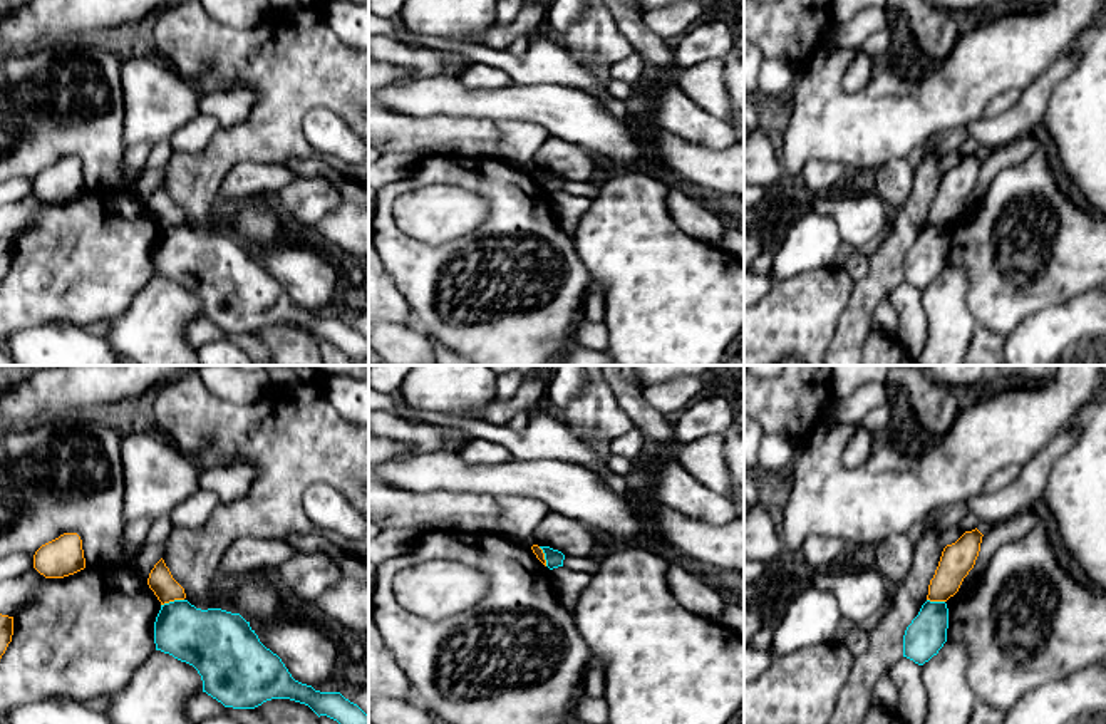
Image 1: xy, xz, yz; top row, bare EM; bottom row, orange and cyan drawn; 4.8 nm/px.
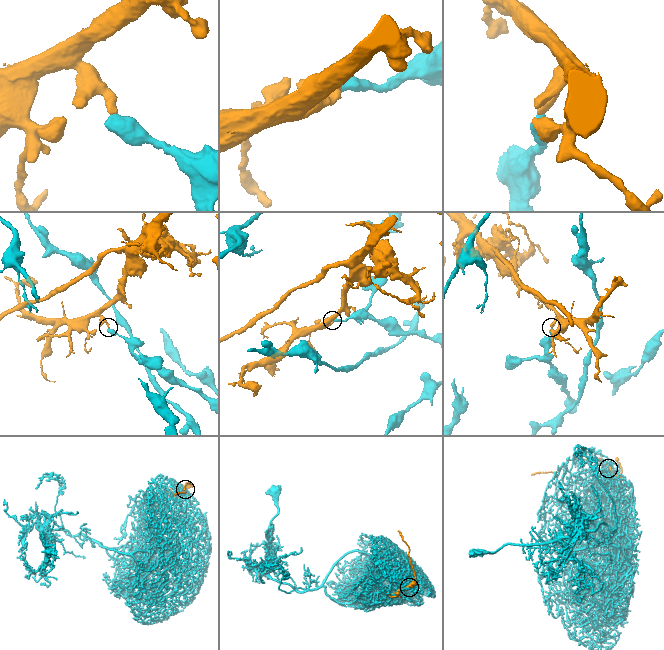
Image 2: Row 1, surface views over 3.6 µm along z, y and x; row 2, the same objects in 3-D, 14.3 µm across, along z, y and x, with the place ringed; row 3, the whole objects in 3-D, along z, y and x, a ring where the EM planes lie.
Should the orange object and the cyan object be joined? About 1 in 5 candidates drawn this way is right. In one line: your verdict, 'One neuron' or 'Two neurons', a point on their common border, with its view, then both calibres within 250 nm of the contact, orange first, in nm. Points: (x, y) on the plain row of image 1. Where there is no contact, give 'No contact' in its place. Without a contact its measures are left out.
Two neurons. Touches orange at xy (171, 225). Thickness 120 nm (orange) against 280 nm

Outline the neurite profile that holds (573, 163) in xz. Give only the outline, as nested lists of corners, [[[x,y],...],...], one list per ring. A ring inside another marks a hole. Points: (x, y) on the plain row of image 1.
[[[548,136],[533,158],[535,169],[578,183],[592,179],[595,163],[592,151],[555,136]]]

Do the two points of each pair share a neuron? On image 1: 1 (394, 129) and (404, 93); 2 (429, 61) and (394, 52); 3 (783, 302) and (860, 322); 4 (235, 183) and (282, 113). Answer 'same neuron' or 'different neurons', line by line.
1: different neurons
2: same neuron
3: different neurons
4: different neurons

